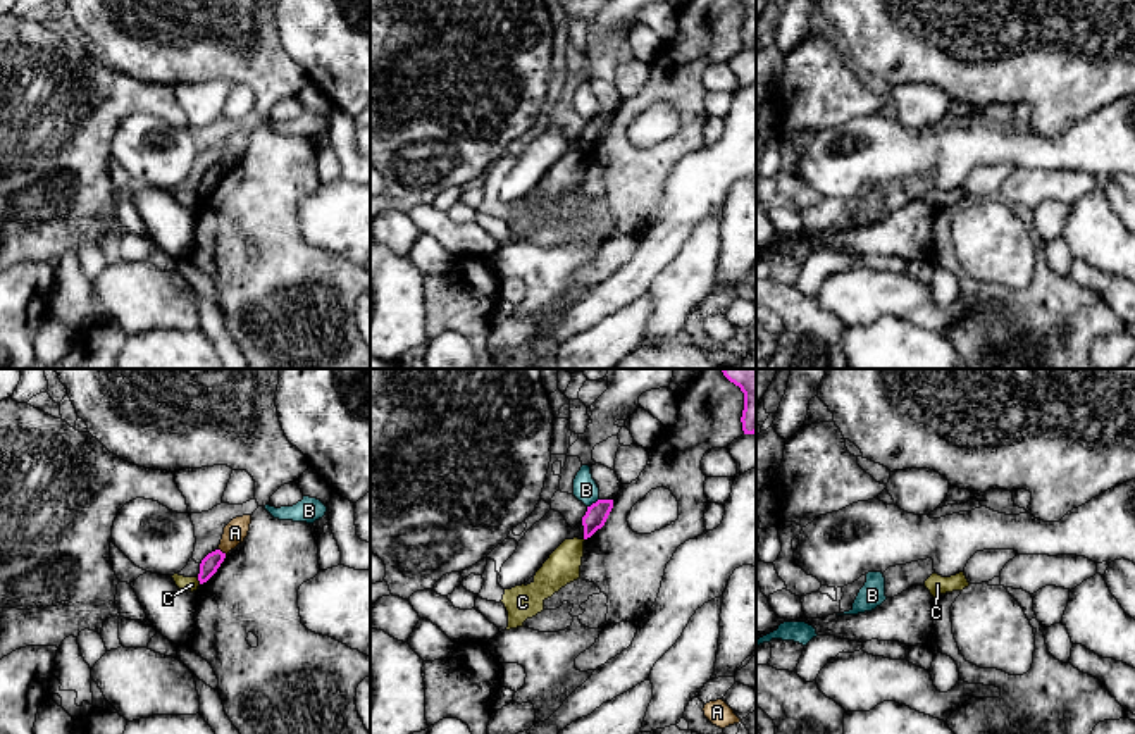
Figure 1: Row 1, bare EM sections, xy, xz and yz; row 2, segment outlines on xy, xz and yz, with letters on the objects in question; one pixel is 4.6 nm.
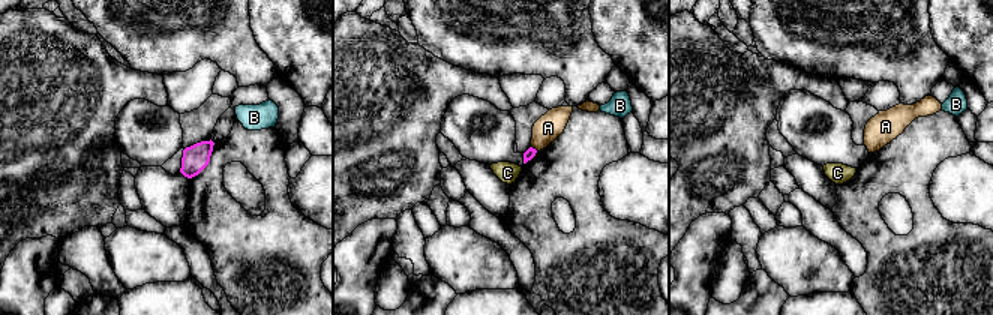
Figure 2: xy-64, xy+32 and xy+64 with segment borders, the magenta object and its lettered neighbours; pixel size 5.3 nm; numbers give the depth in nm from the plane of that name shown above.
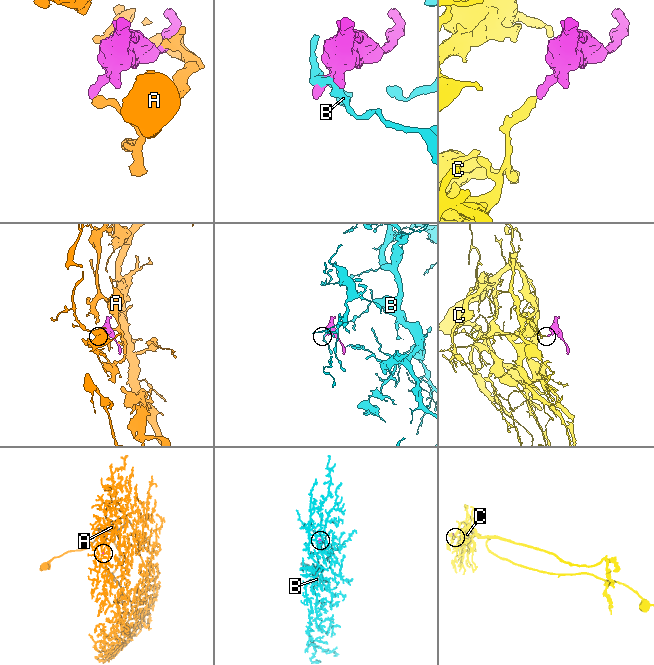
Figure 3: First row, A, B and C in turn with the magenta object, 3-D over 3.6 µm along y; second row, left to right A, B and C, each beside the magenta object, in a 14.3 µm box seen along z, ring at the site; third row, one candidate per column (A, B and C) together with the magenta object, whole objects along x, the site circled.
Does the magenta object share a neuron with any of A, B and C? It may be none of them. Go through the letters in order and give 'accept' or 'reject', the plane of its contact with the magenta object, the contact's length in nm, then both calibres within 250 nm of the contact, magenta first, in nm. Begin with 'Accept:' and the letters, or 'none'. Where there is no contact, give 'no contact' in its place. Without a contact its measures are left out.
Accept: none
A: reject; meets magenta in xy; contact 50 nm long; 90 nm thick on the magenta side, 110 nm on the other
B: reject; meets magenta in xz; contact 70 nm long; 100 nm thick on the magenta side, 120 nm on the other
C: reject; meets magenta in xy; contact 40 nm long; 90 nm thick on the magenta side, 70 nm on the other

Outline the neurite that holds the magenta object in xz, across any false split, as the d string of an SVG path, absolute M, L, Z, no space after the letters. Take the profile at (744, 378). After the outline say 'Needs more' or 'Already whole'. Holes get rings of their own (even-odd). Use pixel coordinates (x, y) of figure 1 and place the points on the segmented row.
M722 369L723 376L744 393L742 431L756 432L756 369Z. Already whole

